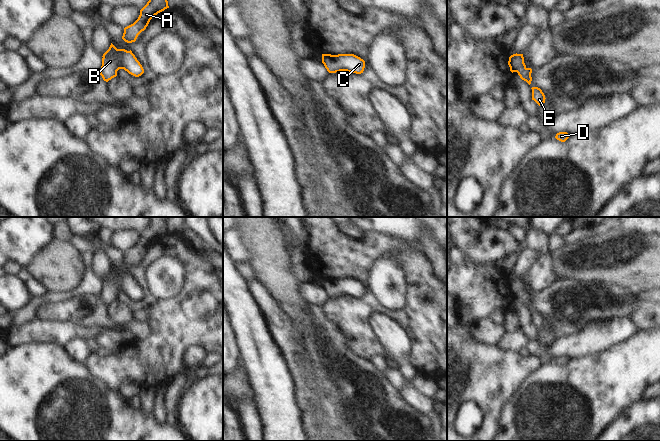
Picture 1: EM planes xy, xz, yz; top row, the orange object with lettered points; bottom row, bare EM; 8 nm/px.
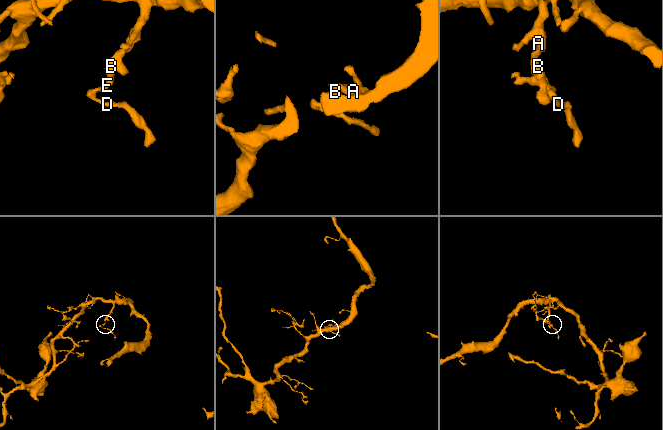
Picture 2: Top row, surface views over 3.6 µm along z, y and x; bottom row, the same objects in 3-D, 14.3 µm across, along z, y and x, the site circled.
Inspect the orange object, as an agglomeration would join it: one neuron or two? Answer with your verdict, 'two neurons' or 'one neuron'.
one neuron

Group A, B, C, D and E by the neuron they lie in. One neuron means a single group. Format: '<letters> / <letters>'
A B C D E

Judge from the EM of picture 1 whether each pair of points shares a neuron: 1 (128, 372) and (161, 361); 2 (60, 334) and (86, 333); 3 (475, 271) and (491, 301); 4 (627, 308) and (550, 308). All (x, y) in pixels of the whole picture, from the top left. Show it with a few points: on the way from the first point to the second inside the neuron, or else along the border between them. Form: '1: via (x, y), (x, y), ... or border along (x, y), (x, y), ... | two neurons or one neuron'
1: via (136, 364), (138, 362), (153, 361) | one neuron
2: via (66, 333), (80, 333) | one neuron
3: via (482, 278), (490, 286), (490, 294) | one neuron
4: via (608, 308), (569, 307) | one neuron

